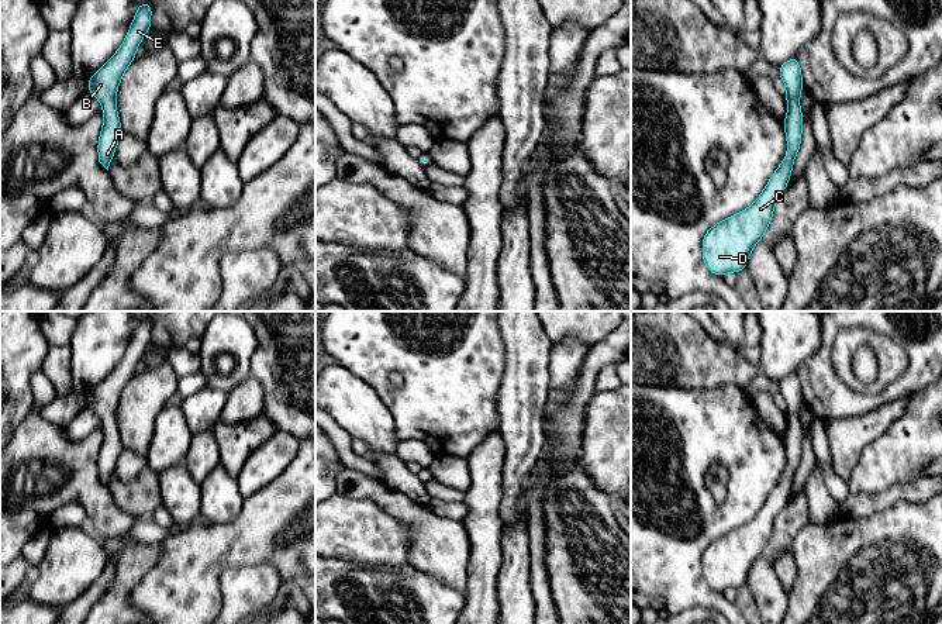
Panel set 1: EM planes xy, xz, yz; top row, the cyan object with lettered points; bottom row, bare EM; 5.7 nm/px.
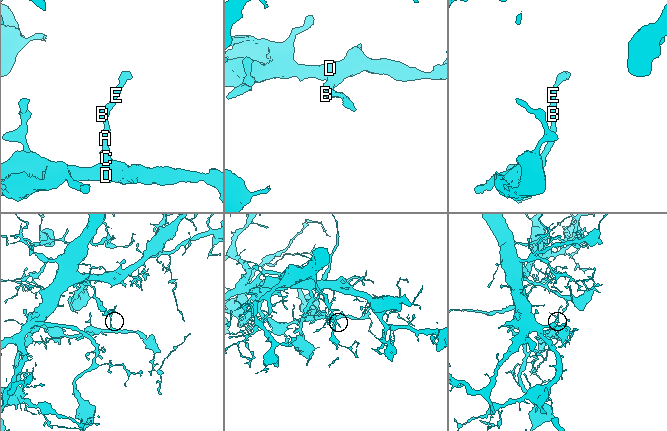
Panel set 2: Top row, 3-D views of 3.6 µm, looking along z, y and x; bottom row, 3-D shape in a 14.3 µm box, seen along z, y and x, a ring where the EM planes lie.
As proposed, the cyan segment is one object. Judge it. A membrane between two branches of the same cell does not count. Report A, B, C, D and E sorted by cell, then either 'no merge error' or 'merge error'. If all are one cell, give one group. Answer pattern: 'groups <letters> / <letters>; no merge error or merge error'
groups A B C D E; no merge error

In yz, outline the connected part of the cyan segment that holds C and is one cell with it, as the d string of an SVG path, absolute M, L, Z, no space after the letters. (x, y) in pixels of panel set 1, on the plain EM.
M791 372L776 387L784 397L789 424L783 437L787 455L786 473L751 523L717 538L703 552L703 578L717 592L746 585L753 562L763 555L773 535L777 514L789 501L793 479L800 466L803 449L800 408L804 400L798 373Z

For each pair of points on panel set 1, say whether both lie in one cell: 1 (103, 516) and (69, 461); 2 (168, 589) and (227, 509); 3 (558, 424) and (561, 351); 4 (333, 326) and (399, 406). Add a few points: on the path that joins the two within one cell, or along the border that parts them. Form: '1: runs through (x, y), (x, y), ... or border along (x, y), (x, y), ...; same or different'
1: runs through (97, 502), (73, 475); same
2: border along (244, 502), (240, 512), (231, 520), (200, 520); different
3: border along (578, 373), (572, 393), (565, 402), (549, 400); different
4: runs through (359, 328), (365, 328), (409, 372), (409, 379); same

